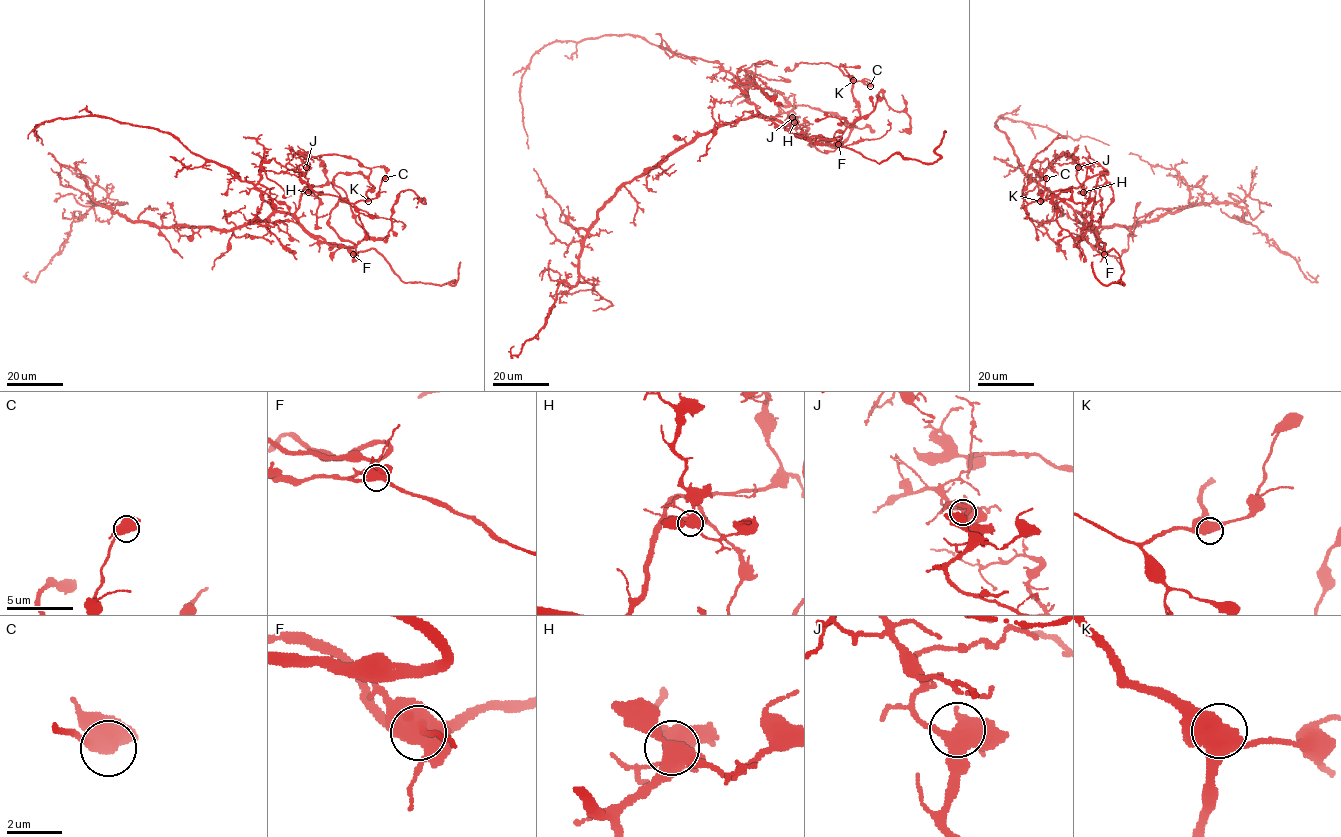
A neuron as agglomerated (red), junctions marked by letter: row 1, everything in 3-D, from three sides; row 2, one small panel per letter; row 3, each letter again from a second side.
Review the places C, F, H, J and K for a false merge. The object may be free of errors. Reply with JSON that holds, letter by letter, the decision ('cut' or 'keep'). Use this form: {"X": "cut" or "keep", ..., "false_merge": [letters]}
{"C": "keep", "F": "keep", "H": "keep", "J": "keep", "K": "keep", "false_merge": []}

